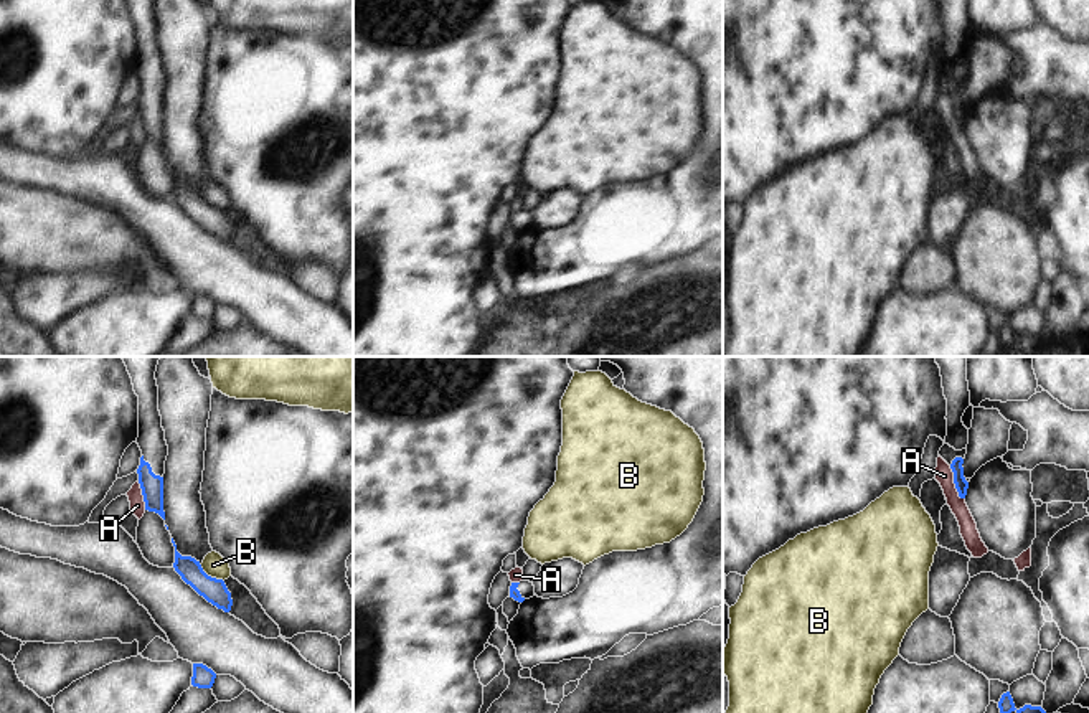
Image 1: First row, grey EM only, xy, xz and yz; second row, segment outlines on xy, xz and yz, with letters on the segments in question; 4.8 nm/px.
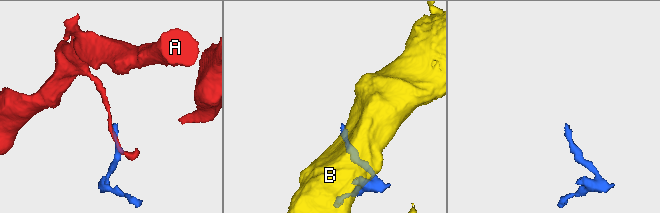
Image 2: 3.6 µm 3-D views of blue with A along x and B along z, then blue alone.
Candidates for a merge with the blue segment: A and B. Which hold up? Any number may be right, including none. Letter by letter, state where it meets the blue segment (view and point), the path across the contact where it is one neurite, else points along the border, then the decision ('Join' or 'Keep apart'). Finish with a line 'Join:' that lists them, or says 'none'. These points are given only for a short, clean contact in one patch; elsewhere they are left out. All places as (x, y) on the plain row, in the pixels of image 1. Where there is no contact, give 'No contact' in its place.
A: Touches blue at yz (954, 113). Keep apart
B: Touches blue at xy (210, 207). Boundary: xy (200, 195), (208, 205), (223, 212). Keep apart
Join: none

